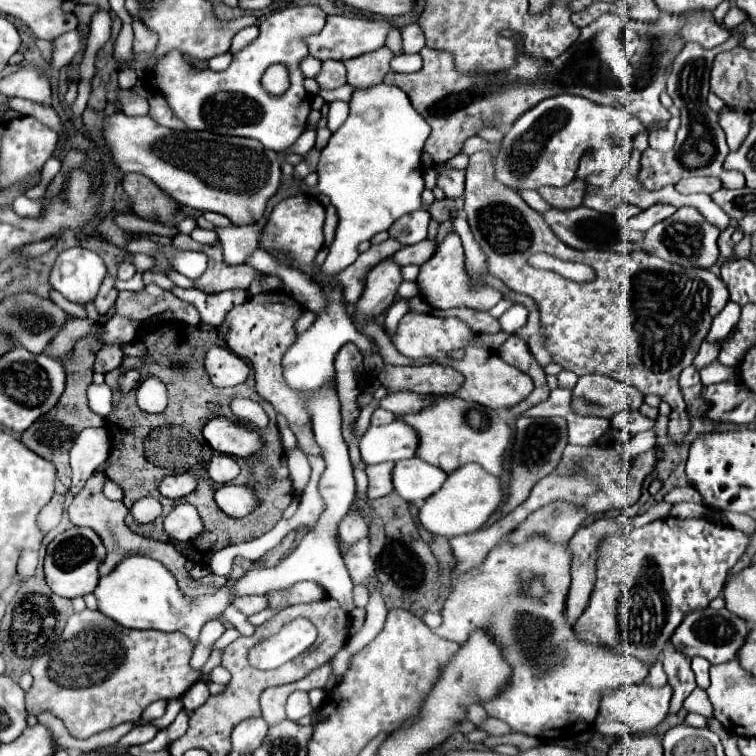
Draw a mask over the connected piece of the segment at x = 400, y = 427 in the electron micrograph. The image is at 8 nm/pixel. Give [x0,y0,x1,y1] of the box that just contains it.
[358,419,418,465]

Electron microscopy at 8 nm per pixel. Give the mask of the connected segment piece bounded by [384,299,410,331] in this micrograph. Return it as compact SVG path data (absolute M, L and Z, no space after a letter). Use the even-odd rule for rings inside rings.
M398 299L396 303L392 303L392 307L386 311L386 319L384 319L384 327L388 329L388 331L392 331L392 329L396 329L396 325L398 325L398 321L410 311L408 309L410 307L410 301L406 301L406 299Z

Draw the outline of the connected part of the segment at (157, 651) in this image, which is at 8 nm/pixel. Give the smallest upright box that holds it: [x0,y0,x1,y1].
[26,609,210,739]

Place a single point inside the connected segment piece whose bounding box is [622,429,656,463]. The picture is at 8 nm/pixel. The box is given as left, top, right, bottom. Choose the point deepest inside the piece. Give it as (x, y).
(642, 442)

